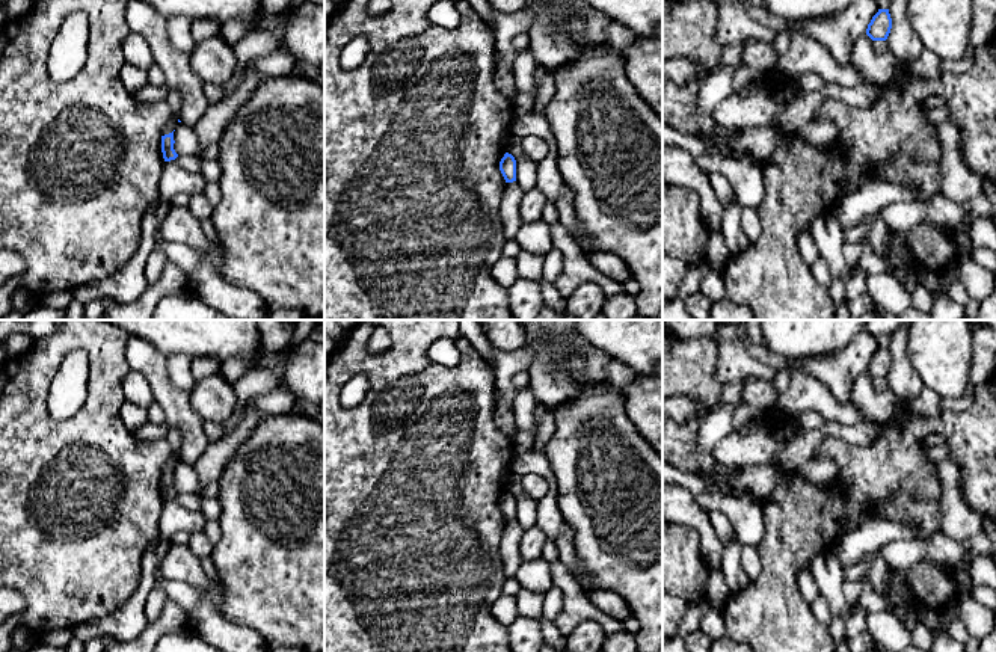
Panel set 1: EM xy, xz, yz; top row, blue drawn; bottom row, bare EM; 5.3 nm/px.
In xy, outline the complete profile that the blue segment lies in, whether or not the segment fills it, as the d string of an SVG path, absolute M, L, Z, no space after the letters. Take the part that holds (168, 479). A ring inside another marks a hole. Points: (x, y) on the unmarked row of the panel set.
M174 469L161 474L161 491L163 491L164 500L171 500L171 498L175 498L178 495L178 492L174 487L174 481L175 481Z

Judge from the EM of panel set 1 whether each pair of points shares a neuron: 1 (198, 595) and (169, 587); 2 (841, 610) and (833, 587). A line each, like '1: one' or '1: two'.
1: one
2: one

